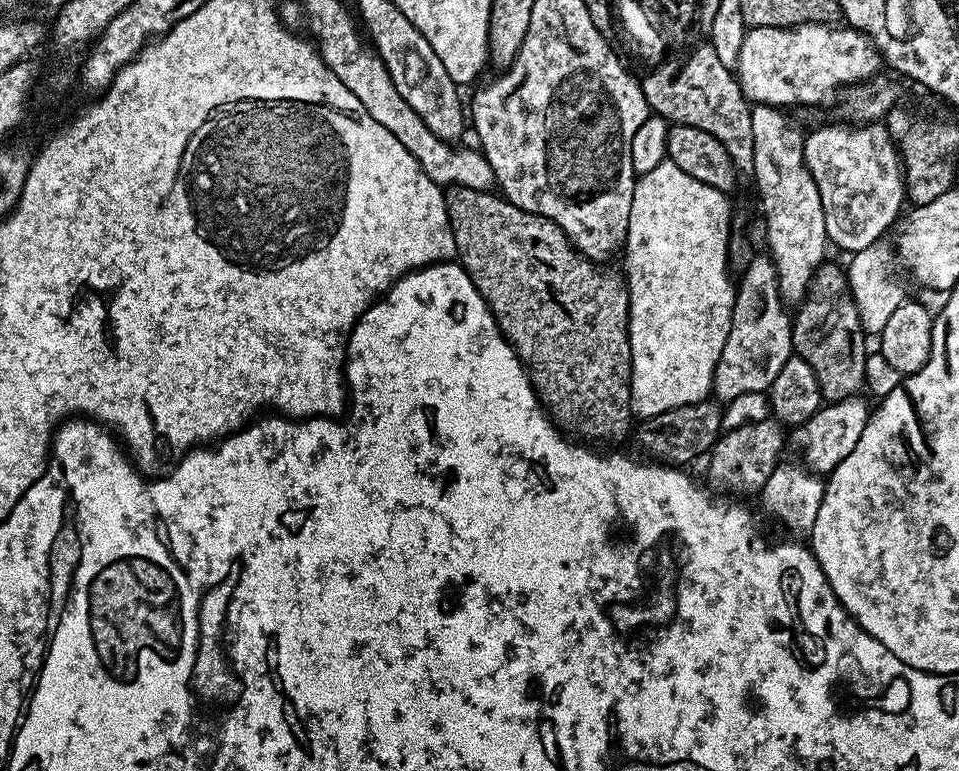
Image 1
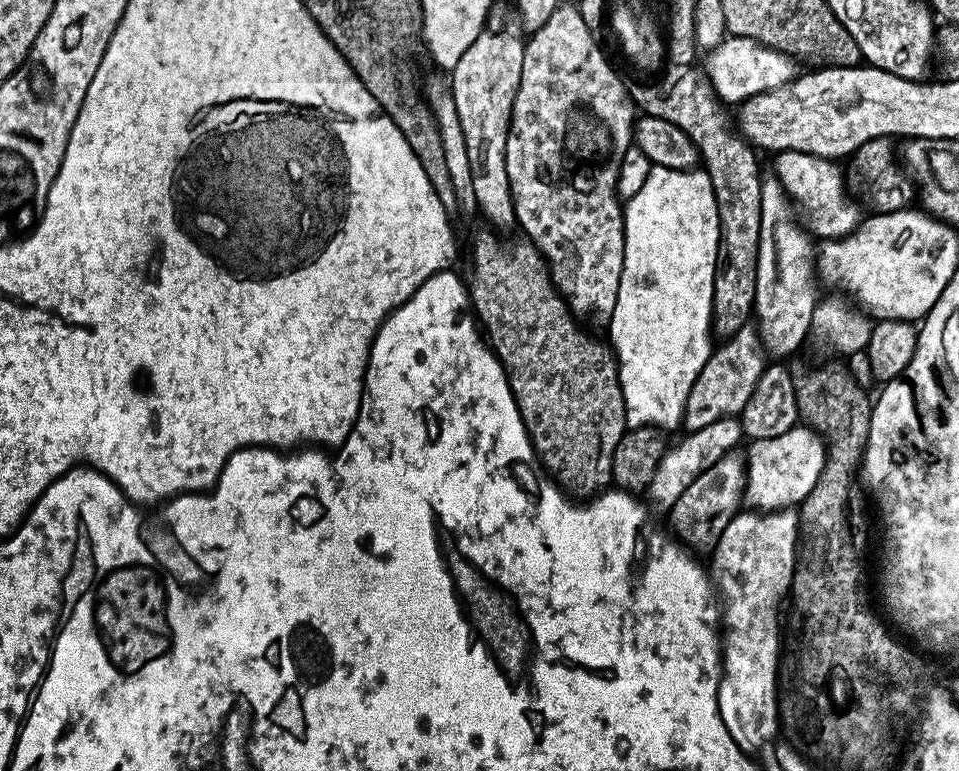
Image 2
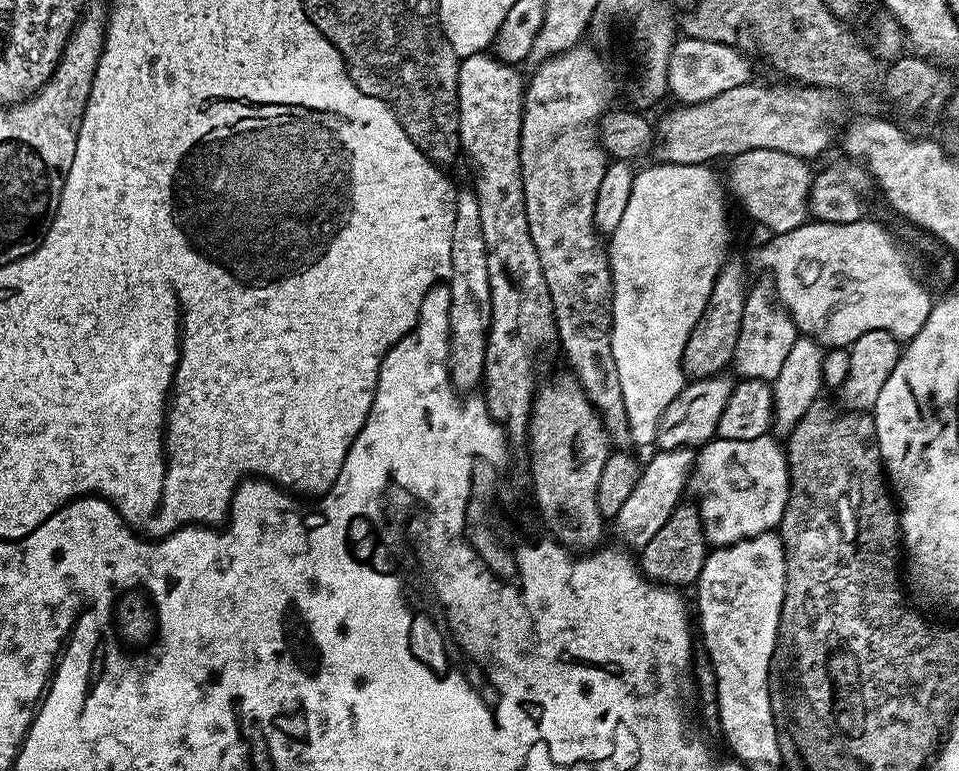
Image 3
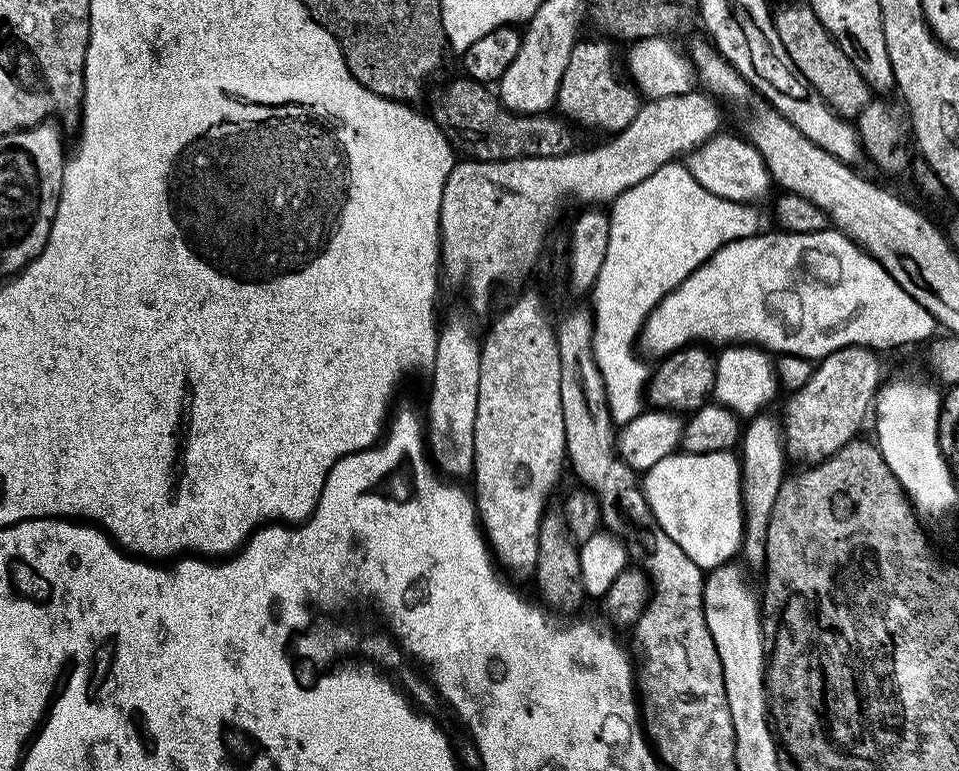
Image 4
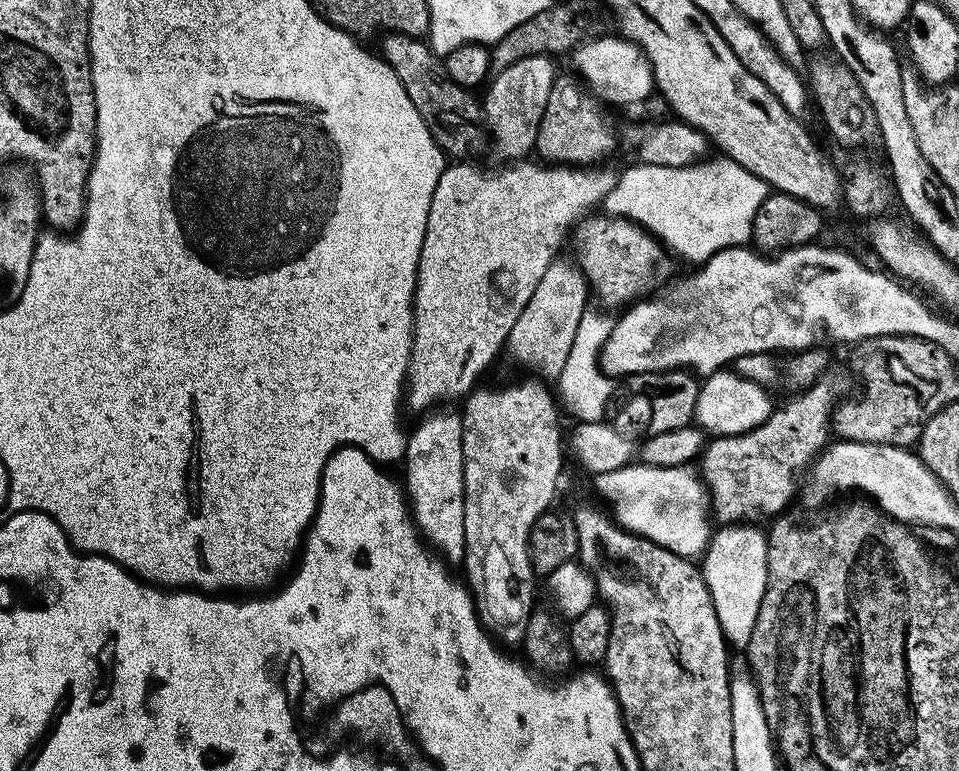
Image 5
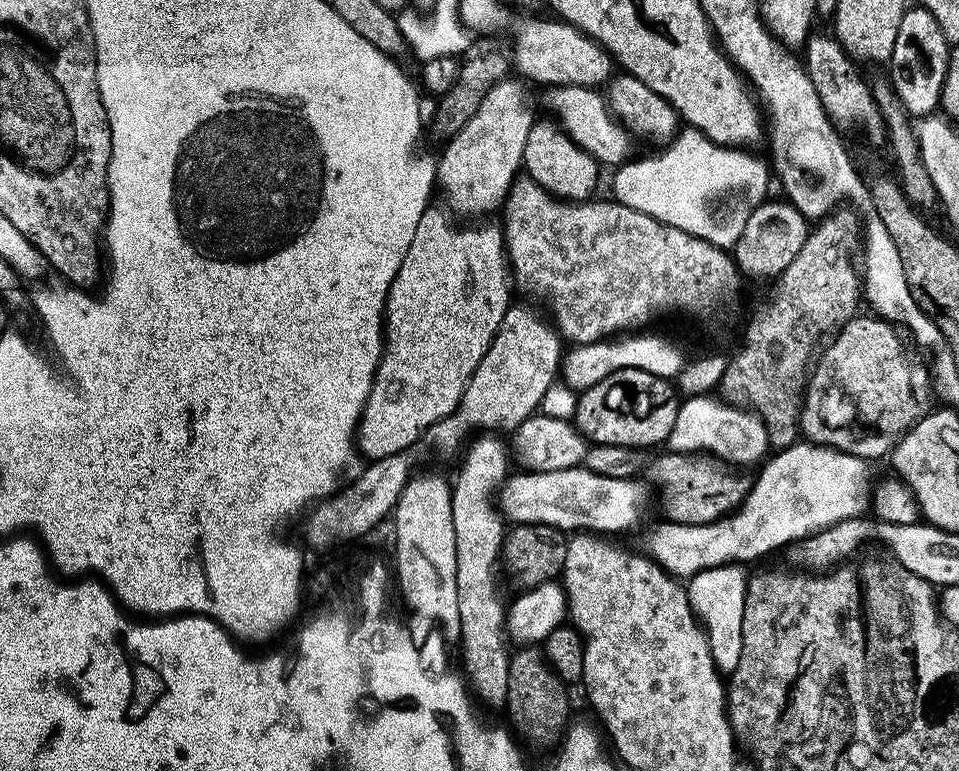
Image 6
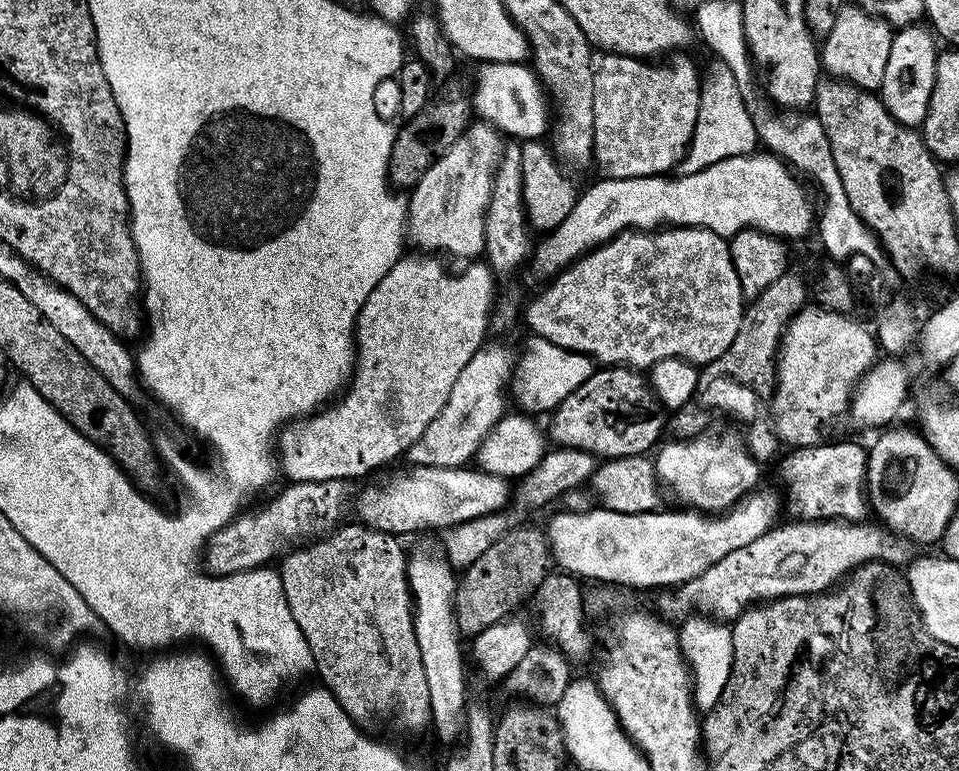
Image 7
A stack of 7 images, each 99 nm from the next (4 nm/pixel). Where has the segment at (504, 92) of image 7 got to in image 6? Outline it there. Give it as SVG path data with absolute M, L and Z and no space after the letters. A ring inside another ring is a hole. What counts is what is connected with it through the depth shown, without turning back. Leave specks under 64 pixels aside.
M562 84L549 87L545 92L548 93L545 94L544 100L552 107L551 115L558 121L560 127L568 133L575 144L589 152L595 160L600 161L601 165L619 166L633 155L633 137L612 115L607 99L597 89Z

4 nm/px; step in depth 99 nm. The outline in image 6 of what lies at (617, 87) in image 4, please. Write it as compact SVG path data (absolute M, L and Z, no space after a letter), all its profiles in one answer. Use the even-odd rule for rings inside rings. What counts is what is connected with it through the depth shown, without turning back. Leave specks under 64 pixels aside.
M536 118L532 121L530 134L526 138L523 171L557 200L583 202L593 199L597 195L596 187L600 184L600 161L575 144L555 119L547 119Z

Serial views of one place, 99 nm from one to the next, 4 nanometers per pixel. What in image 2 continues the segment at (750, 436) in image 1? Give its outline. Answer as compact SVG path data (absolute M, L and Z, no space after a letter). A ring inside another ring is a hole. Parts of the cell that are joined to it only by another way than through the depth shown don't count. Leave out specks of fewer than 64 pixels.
M736 450L730 451L714 466L704 470L668 510L675 537L697 553L710 554L716 548L722 531L741 507L747 484L747 465L745 457L738 453Z

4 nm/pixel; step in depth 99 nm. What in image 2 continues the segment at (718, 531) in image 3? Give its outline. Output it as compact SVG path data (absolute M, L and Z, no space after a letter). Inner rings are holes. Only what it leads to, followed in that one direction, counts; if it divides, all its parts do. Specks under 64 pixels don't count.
M797 426L786 430L786 434L778 434L778 438L754 440L747 446L747 484L743 499L761 512L774 512L803 504L824 469L826 444L820 433L807 426Z

